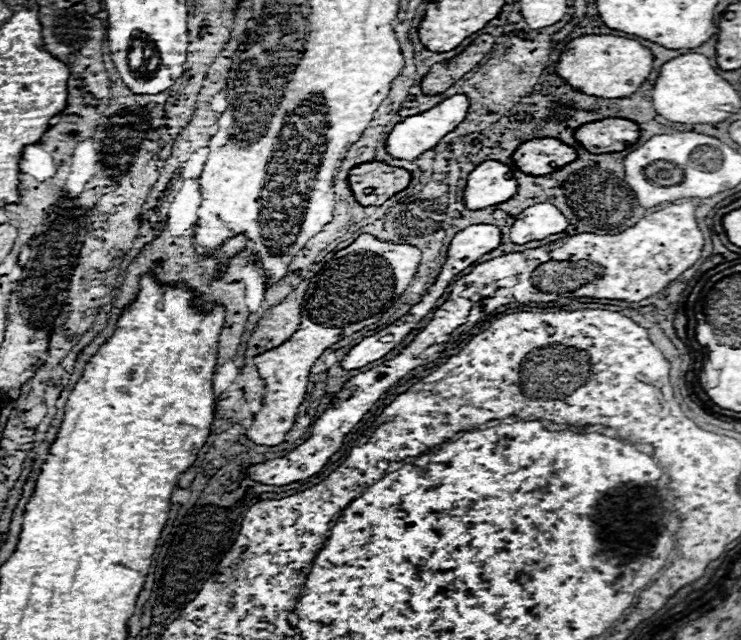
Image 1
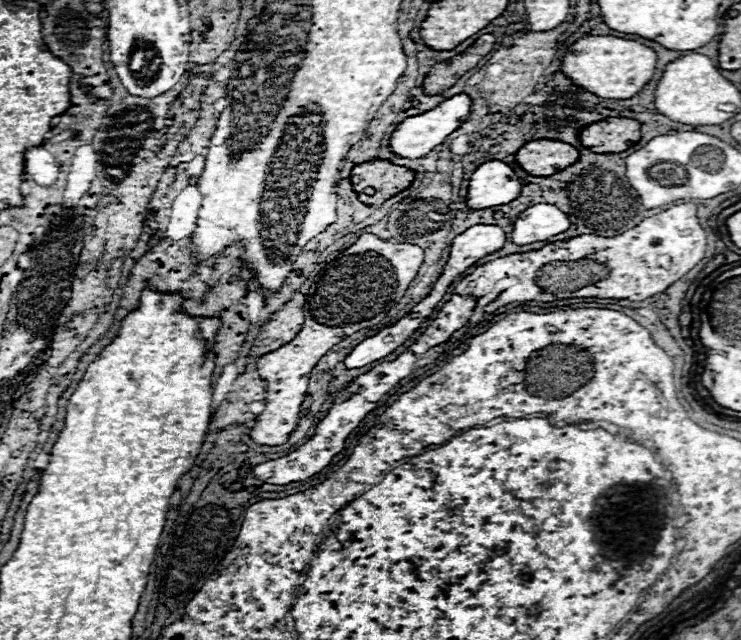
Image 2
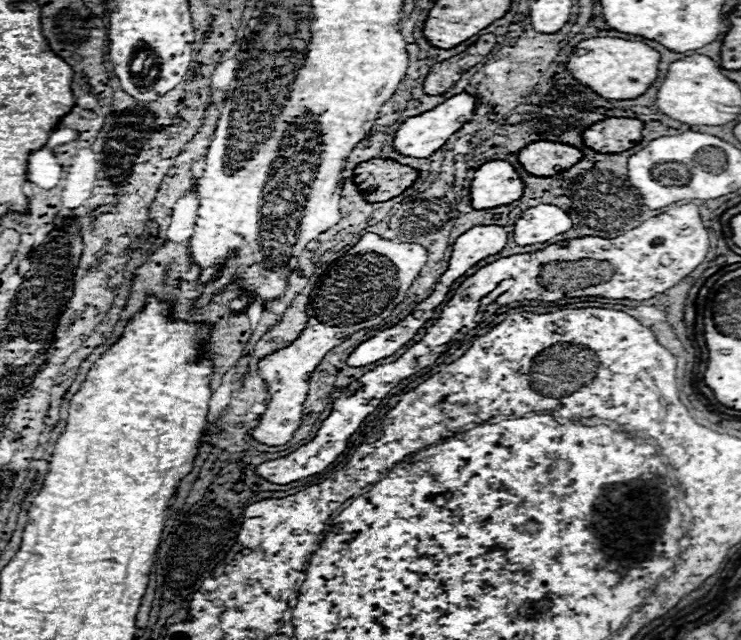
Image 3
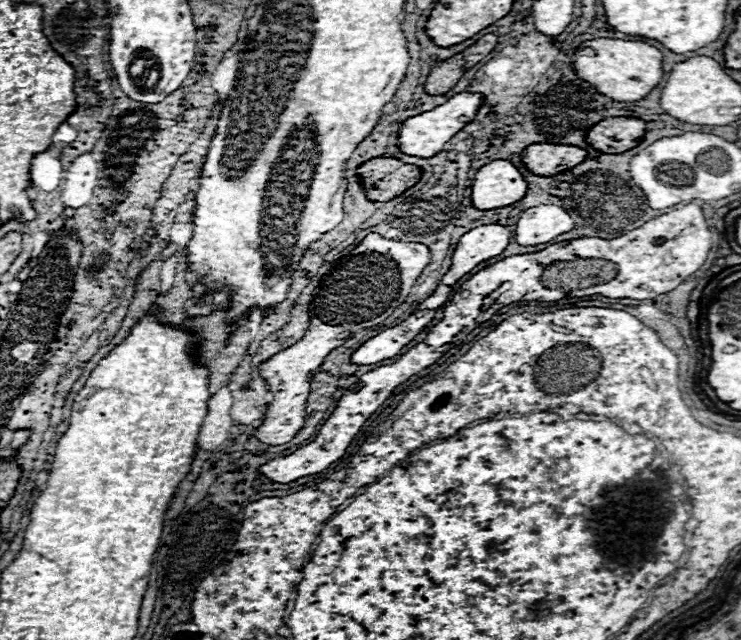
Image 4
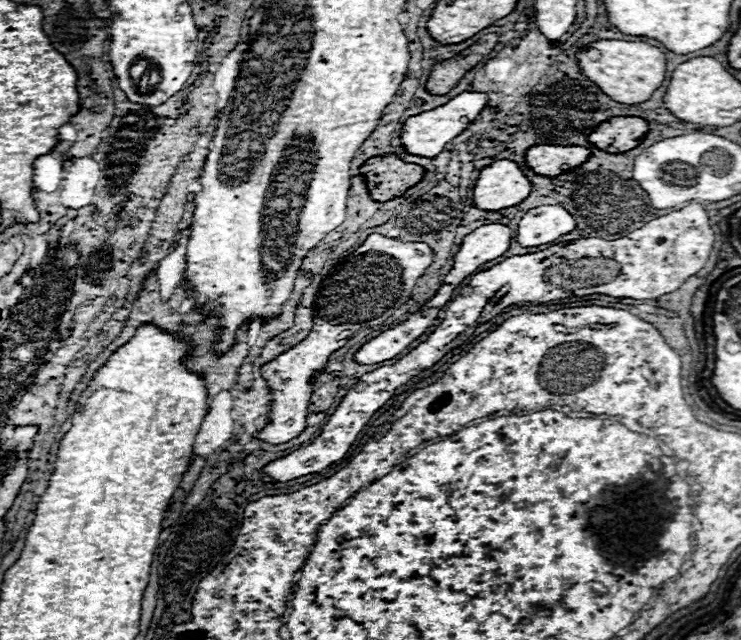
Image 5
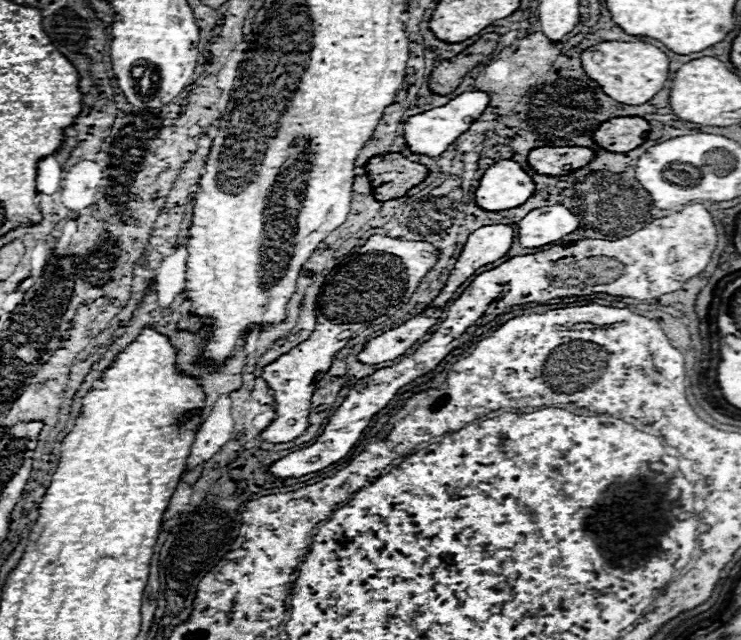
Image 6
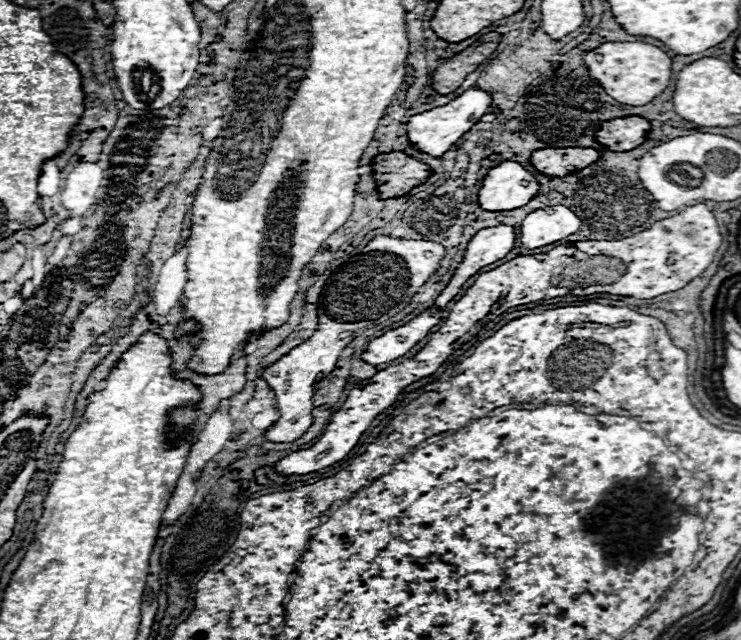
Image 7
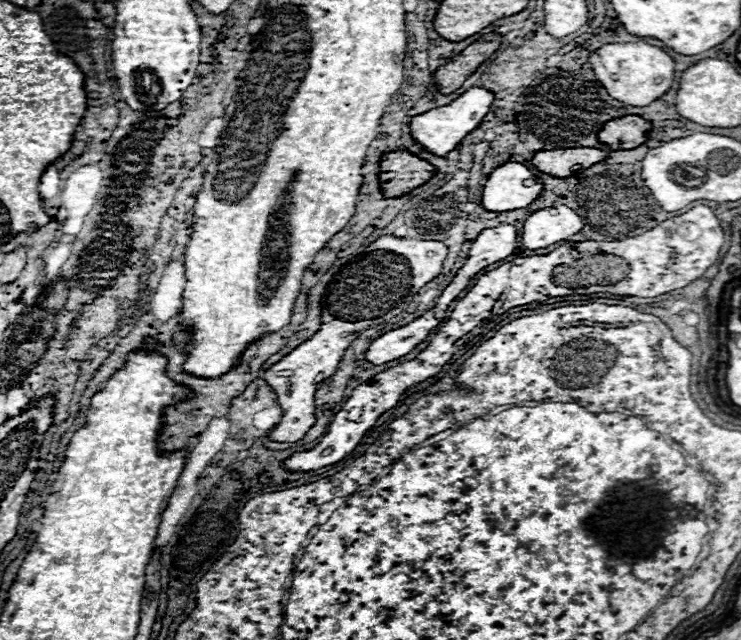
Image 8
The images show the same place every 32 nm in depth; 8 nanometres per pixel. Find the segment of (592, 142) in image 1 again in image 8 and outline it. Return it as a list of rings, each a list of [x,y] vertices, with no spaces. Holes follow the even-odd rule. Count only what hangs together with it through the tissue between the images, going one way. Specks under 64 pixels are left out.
[[[640,116],[616,118],[606,122],[606,126],[602,126],[598,138],[610,150],[632,150],[648,140],[650,130],[652,124]]]

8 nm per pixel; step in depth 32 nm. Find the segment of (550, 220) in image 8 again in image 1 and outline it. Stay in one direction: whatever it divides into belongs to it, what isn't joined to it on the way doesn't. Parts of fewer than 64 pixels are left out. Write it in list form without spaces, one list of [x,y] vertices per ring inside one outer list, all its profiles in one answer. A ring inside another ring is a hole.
[[[546,202],[528,206],[514,218],[514,224],[510,228],[510,240],[514,244],[526,244],[532,240],[542,240],[552,234],[564,232],[568,228],[568,220],[564,214]]]

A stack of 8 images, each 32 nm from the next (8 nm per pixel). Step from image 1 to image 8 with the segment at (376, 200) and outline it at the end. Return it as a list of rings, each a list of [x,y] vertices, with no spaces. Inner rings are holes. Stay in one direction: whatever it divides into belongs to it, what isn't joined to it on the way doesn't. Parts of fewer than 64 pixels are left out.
[[[406,150],[386,152],[380,156],[380,190],[384,198],[398,198],[412,188],[426,184],[434,176],[434,166],[412,156]]]

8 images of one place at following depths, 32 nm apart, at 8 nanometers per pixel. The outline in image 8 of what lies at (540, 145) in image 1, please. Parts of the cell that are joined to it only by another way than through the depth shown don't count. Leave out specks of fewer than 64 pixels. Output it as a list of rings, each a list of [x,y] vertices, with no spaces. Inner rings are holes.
[[[556,148],[556,150],[538,150],[532,158],[532,164],[550,176],[566,178],[572,174],[572,166],[580,164],[582,168],[602,162],[606,158],[604,150],[598,148]]]

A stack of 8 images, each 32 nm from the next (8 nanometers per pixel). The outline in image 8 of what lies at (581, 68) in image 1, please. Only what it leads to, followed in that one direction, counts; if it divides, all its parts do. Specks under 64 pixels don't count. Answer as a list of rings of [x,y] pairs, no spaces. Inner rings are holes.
[[[622,42],[604,44],[588,58],[596,78],[608,90],[608,94],[630,106],[648,106],[660,98],[674,80],[674,60],[658,46],[646,42]]]

